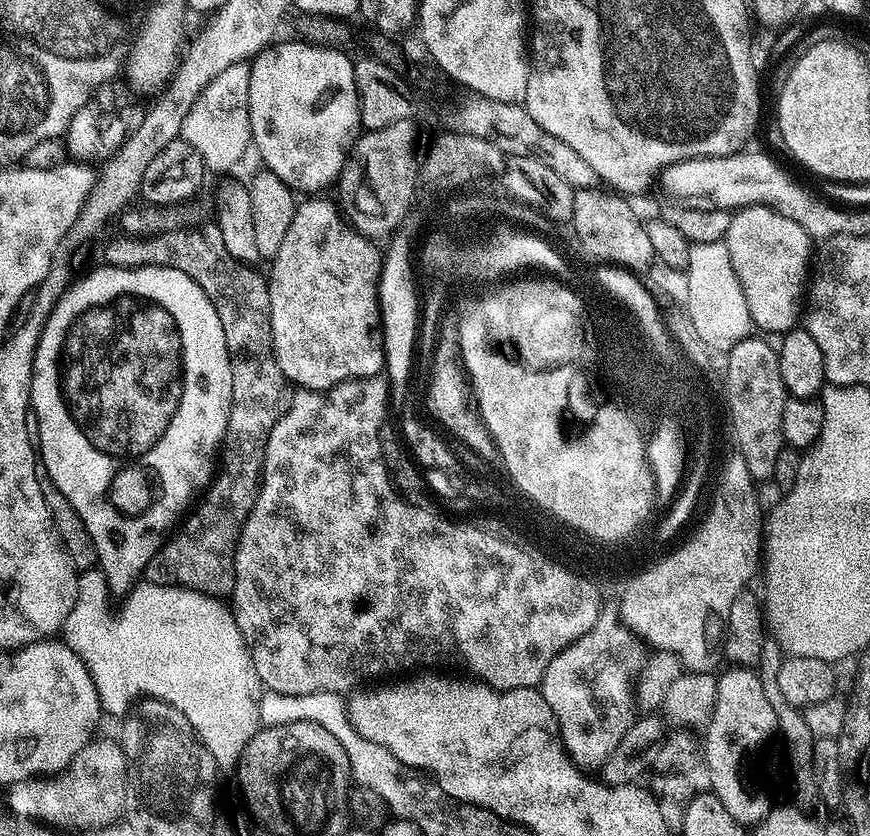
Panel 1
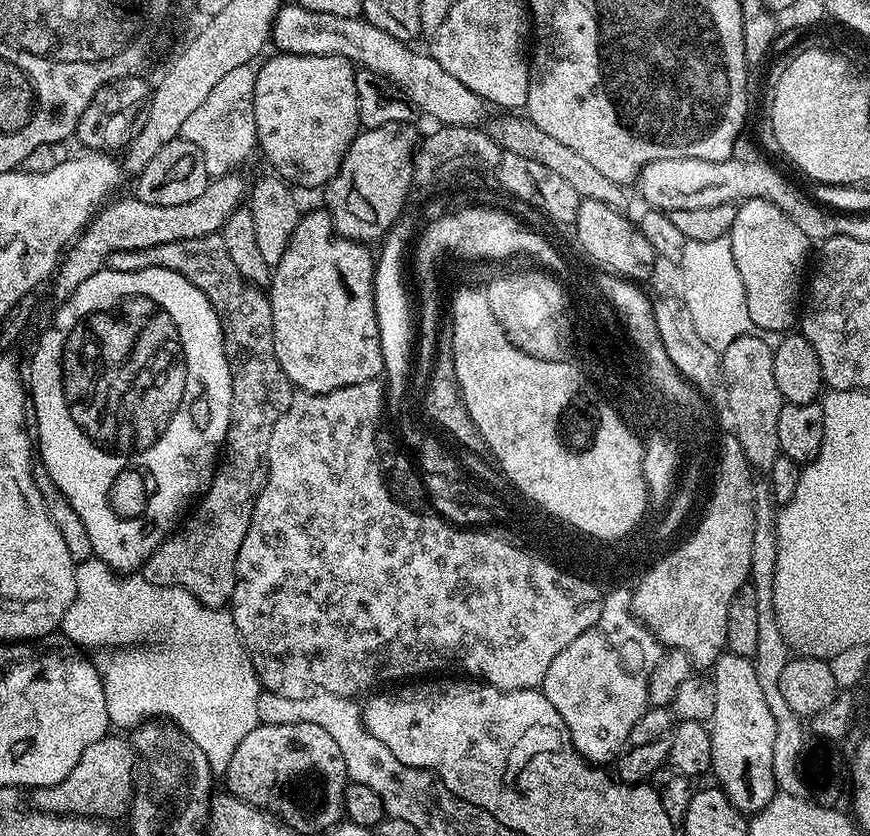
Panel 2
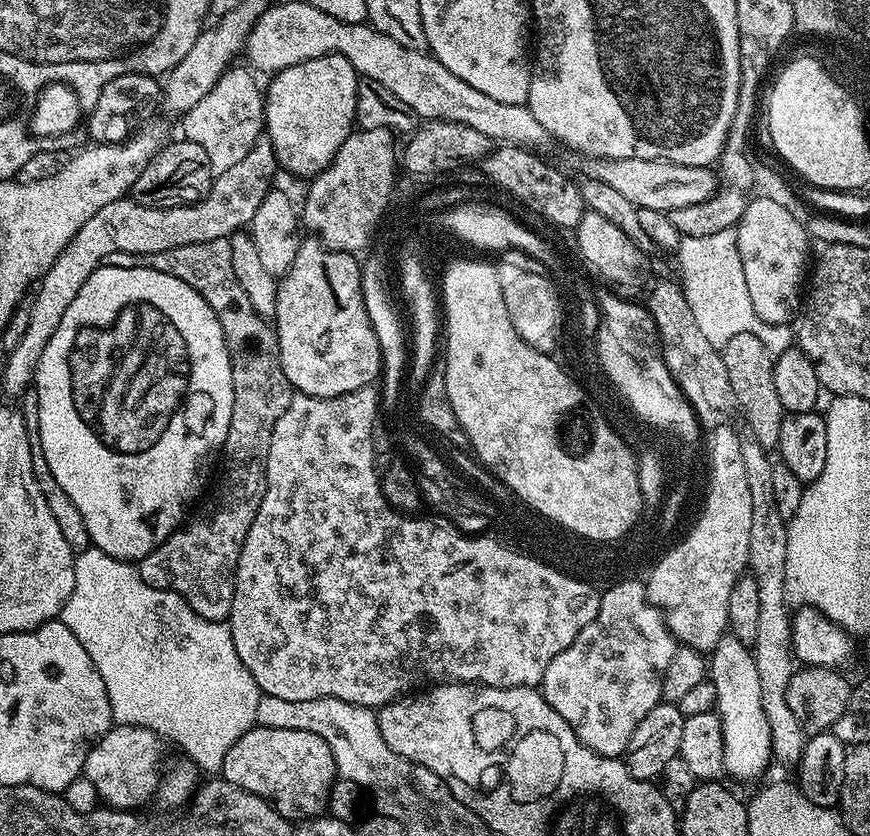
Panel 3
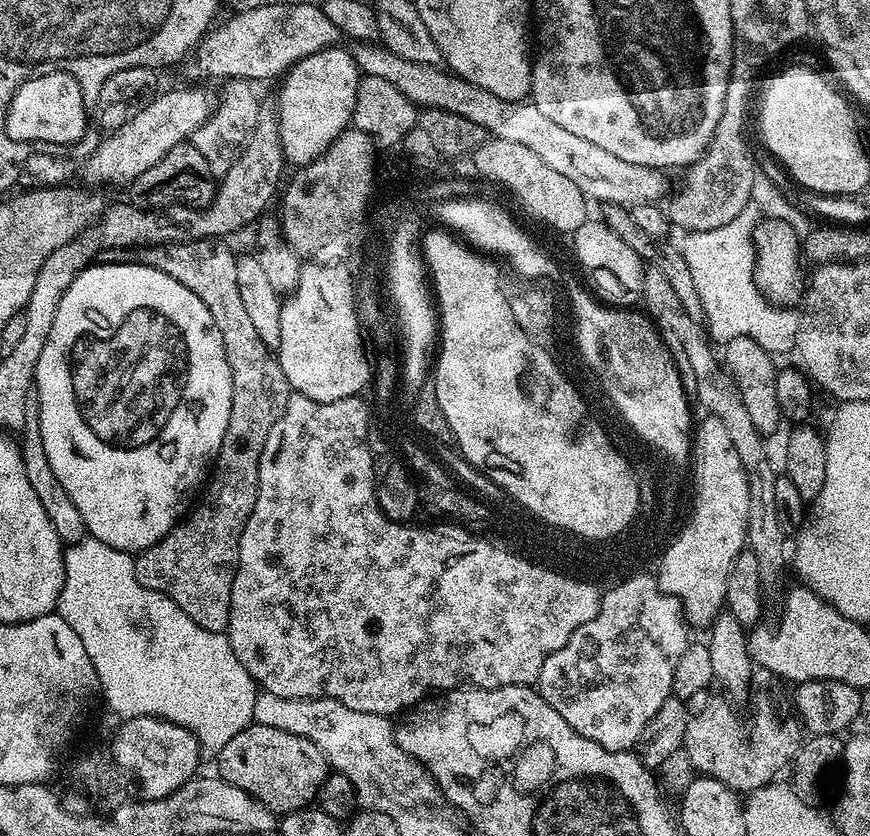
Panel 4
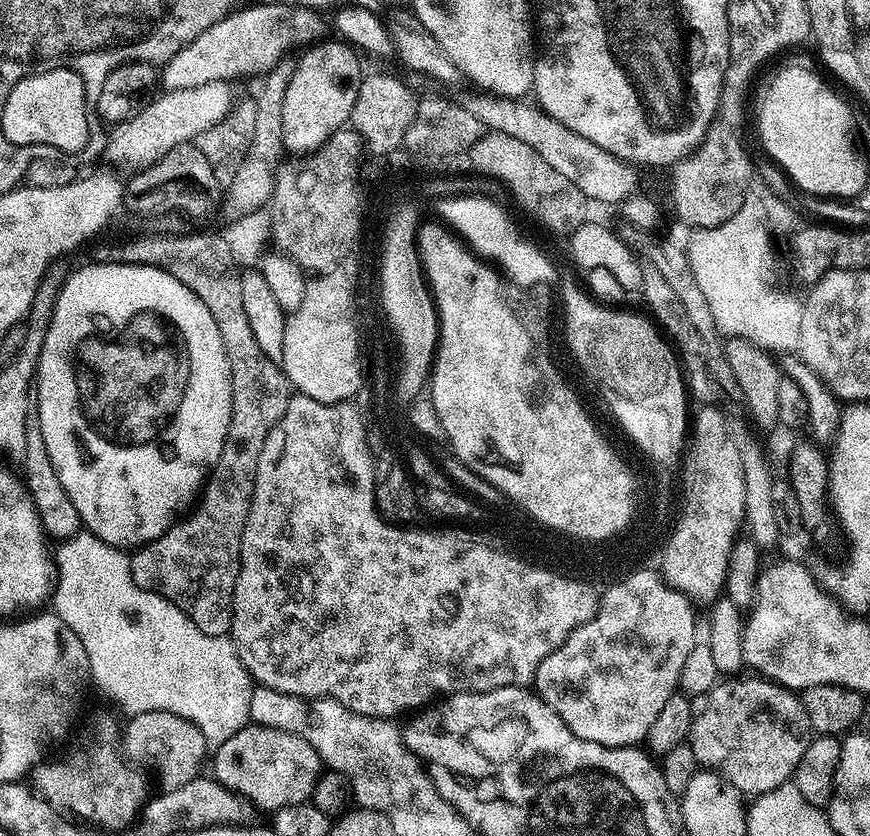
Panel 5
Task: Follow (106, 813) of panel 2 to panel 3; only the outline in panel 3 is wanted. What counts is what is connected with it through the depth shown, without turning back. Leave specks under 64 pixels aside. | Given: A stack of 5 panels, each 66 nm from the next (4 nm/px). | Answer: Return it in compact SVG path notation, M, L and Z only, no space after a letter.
M116 724L102 739L88 749L88 757L82 769L83 779L101 796L103 803L109 808L122 808L125 810L143 809L147 800L151 801L156 794L156 787L160 785L162 767L160 759L164 756L165 741L148 728L142 726L126 726Z

